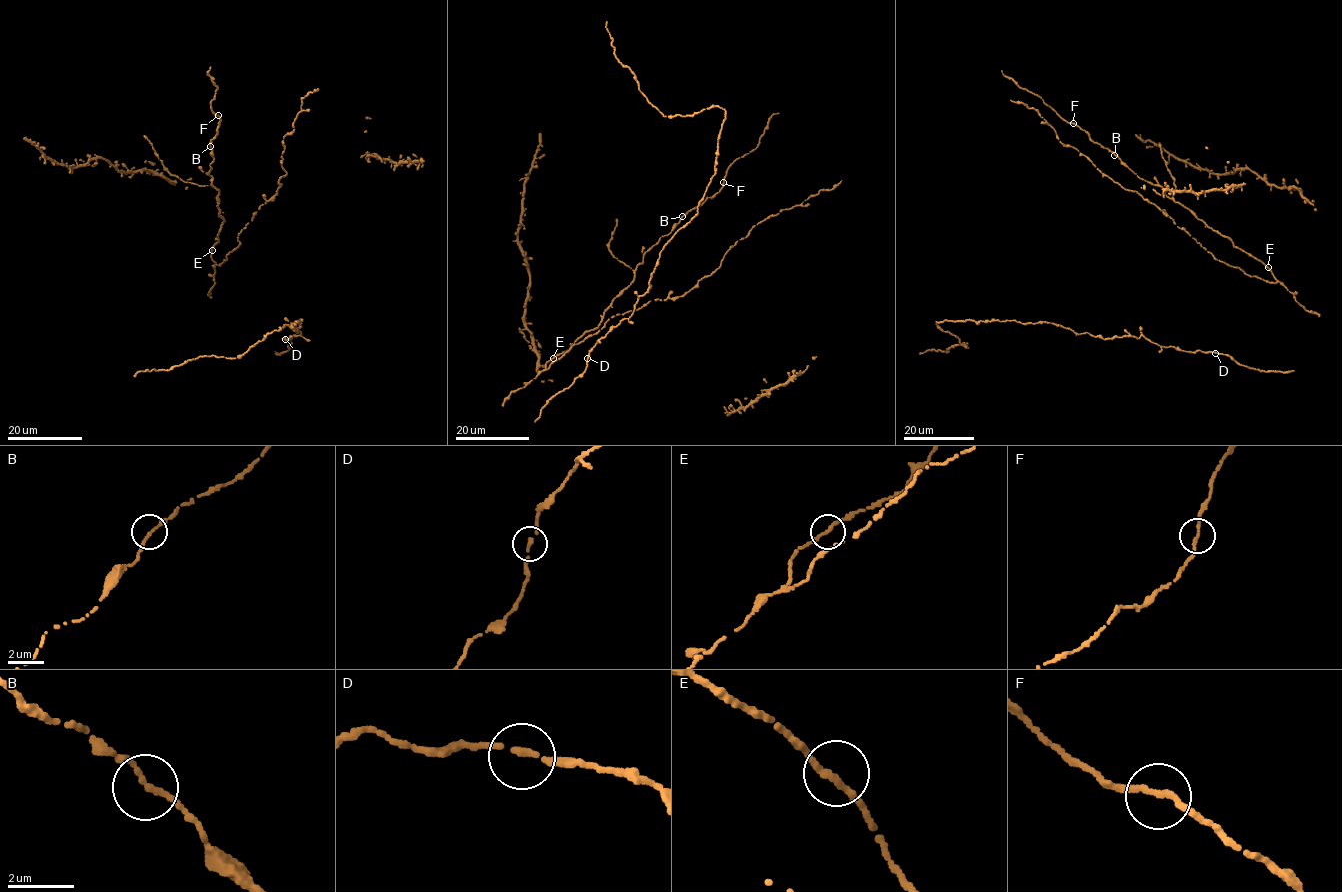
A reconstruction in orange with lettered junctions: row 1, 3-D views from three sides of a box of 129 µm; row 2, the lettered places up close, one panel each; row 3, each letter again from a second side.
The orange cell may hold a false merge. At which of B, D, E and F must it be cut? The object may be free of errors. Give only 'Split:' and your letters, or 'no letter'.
Split: no letter

